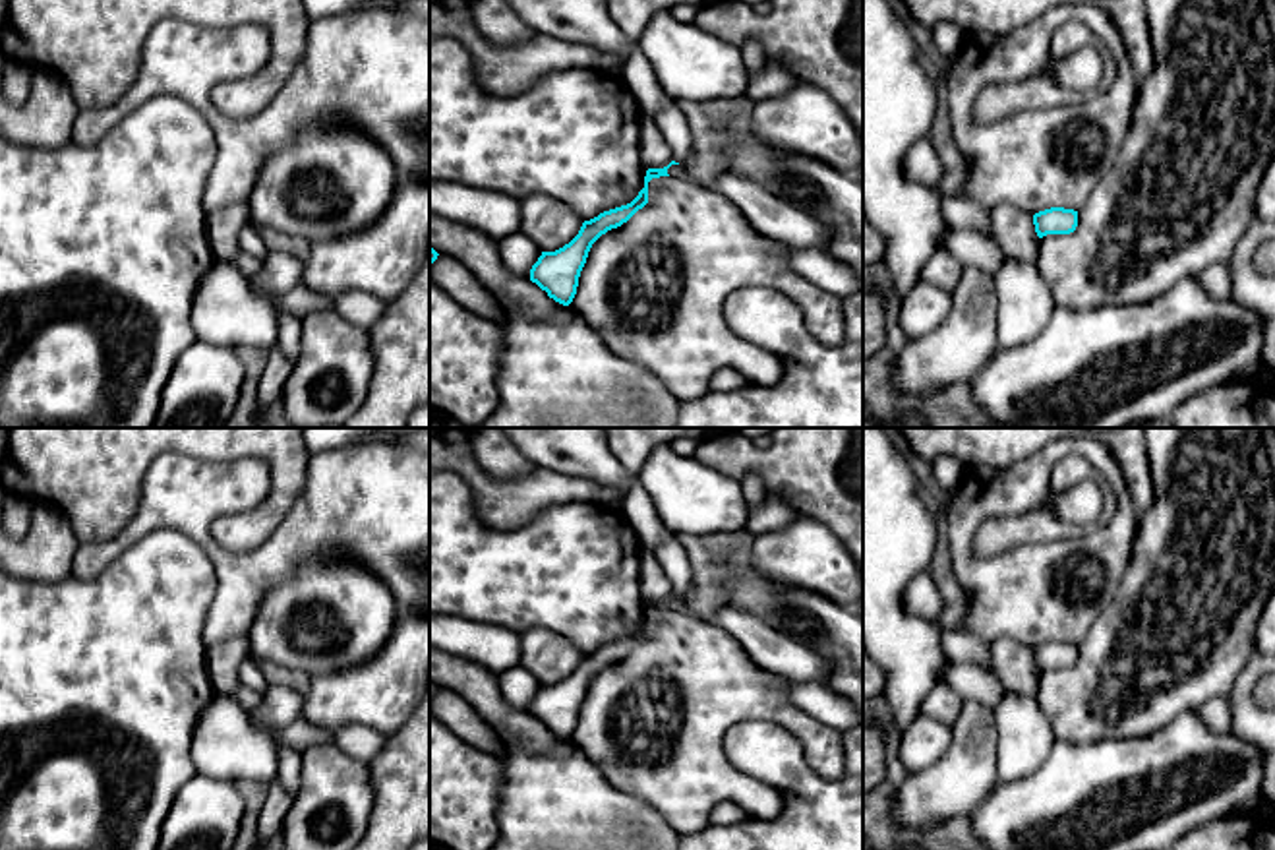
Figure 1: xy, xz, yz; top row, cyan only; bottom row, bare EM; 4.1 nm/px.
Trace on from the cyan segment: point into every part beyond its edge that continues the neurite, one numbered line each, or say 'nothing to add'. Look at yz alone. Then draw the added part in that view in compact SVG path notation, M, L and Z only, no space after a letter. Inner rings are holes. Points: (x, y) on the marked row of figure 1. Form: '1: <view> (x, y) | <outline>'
nothing to add

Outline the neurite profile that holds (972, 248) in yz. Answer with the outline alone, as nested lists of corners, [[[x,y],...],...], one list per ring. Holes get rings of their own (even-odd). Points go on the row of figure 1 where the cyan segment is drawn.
[[[948,227],[938,238],[938,250],[952,254],[964,267],[996,275],[1008,261],[1004,252],[979,230]]]

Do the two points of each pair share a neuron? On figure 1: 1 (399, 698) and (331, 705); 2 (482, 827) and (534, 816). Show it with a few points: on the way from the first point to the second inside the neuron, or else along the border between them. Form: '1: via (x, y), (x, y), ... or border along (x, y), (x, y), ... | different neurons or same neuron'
1: via (382, 698), (349, 698) | same neuron
2: border along (504, 779), (500, 829) | different neurons

